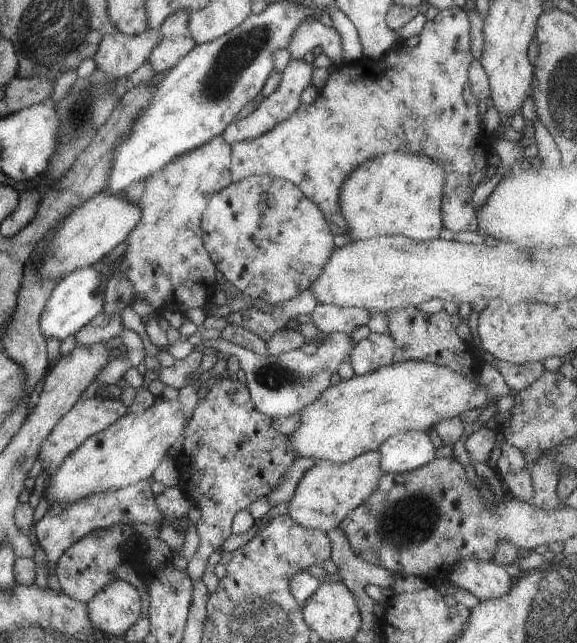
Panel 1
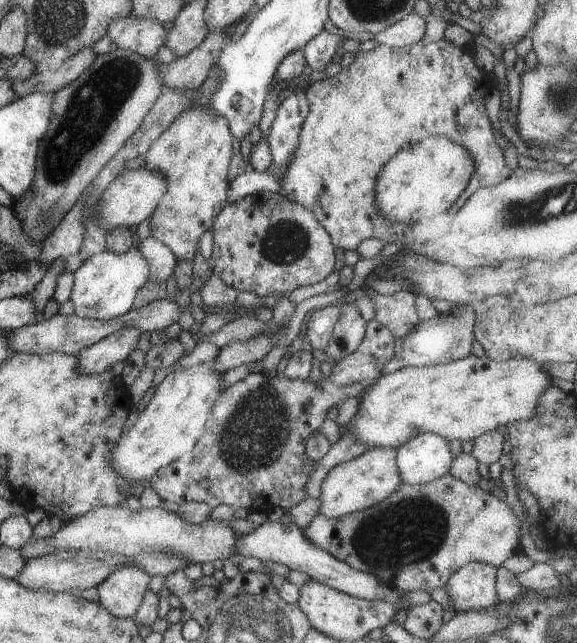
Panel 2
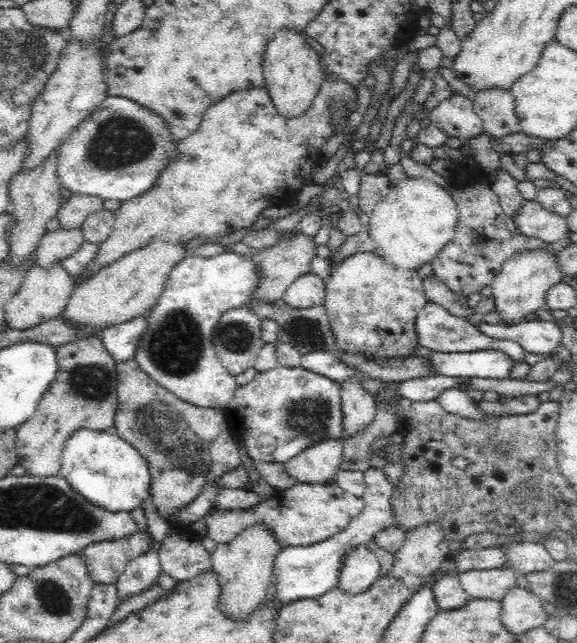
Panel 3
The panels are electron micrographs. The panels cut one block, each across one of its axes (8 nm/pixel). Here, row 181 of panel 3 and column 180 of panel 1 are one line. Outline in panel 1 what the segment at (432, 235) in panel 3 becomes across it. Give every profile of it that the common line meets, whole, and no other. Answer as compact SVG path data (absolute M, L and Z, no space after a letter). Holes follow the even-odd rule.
M164 396L157 397L154 404L142 414L135 414L129 411L121 416L116 422L113 422L108 428L97 432L86 438L74 452L70 452L64 462L60 464L58 470L50 477L48 488L43 491L43 496L50 505L54 502L58 504L72 504L80 498L86 498L96 492L118 491L127 486L136 484L153 476L154 470L162 462L162 456L165 456L176 438L182 432L185 432L185 426L189 422L186 413L182 409L179 398L176 400L167 400Z

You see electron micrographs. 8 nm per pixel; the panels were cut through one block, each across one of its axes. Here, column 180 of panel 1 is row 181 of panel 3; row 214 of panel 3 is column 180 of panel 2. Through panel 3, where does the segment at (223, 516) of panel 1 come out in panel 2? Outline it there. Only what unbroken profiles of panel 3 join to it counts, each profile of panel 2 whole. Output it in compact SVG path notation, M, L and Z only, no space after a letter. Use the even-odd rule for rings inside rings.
M373 319L367 322L365 335L358 348L336 363L331 373L321 380L289 379L260 372L248 374L233 386L222 389L210 409L204 432L196 446L178 457L178 460L159 468L155 479L150 478L153 489L162 501L174 501L179 505L198 501L212 508L227 504L234 510L247 508L250 512L262 511L266 514L280 506L288 512L292 506L307 498L305 486L315 469L315 460L306 454L306 439L318 431L330 408L335 405L339 408L347 398L362 395L364 390L375 383L382 367L394 354L394 339L386 326Z

